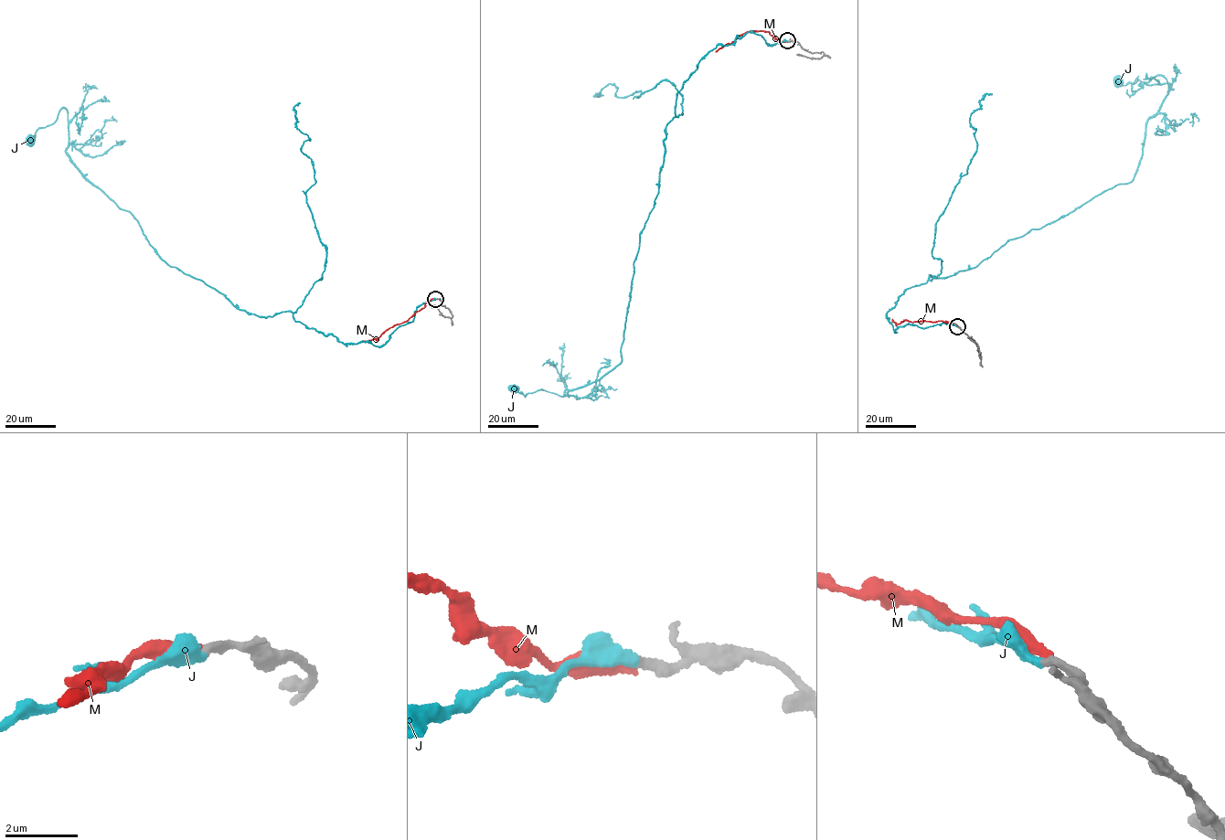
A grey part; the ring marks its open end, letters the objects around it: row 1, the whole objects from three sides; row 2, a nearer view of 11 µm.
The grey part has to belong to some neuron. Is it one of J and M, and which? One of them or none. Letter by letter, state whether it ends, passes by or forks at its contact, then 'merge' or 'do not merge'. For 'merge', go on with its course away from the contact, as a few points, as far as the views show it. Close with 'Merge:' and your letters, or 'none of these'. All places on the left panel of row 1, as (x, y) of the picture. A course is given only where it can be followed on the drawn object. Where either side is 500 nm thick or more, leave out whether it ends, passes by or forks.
J: it ends | merge | via (435, 299), (377, 346), (290, 312), (239, 309), (166, 263), (76, 166), (65, 108), (29, 142)
M: it ends | do not merge
Merge: J

